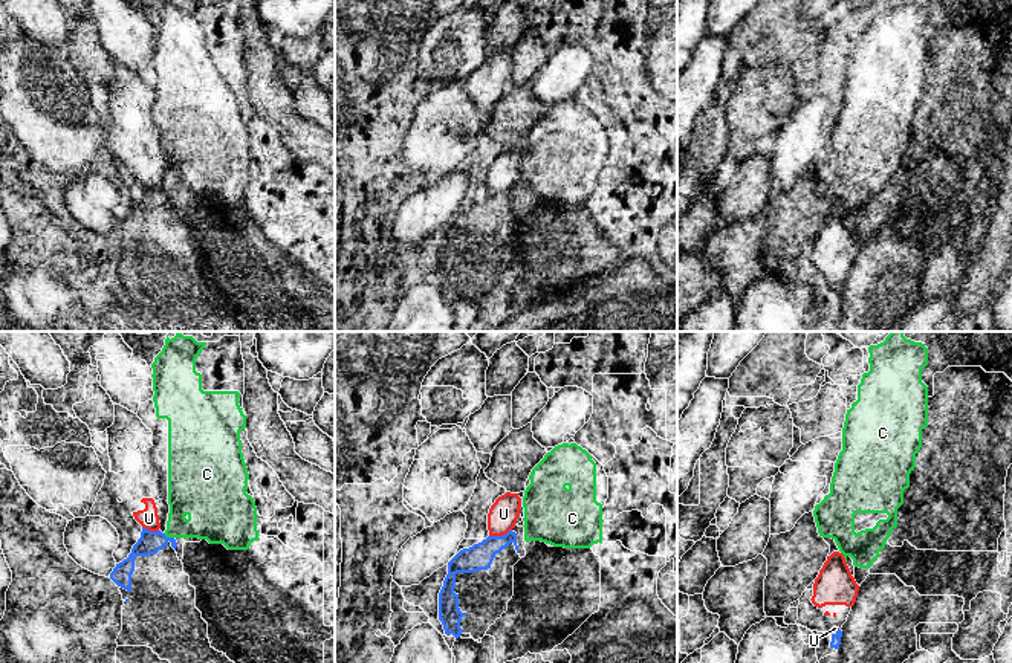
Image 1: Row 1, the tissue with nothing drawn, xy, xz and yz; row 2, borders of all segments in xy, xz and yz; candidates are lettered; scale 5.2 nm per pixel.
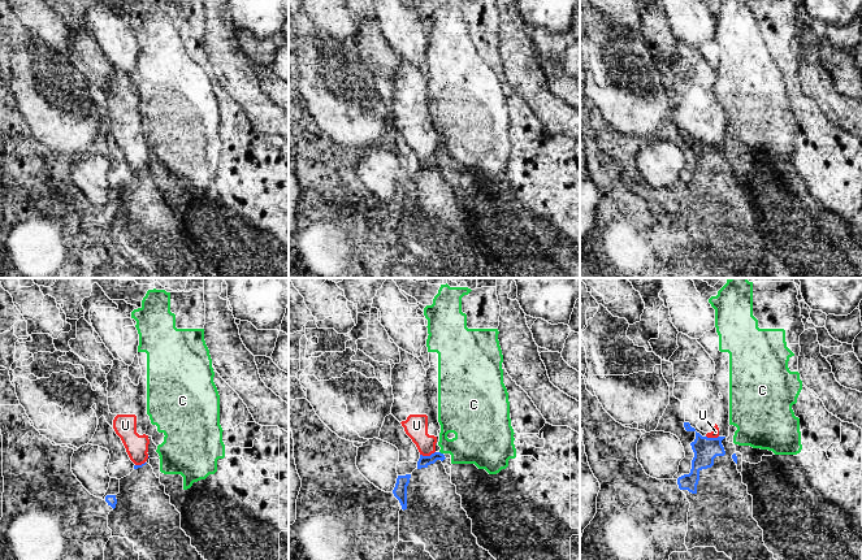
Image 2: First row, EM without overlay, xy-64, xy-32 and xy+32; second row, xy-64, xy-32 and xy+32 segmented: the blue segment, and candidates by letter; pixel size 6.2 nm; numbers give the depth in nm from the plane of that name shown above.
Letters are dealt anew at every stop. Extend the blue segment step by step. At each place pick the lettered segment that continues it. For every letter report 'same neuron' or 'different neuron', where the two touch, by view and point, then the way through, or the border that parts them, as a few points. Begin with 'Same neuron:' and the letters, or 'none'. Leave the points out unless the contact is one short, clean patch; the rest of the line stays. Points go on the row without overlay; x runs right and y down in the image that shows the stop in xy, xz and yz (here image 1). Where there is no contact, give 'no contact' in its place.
Same neuron: none
C: different neuron; contact xy (168, 196); border xy (164, 191), (173, 196)
U: different neuron; contact xz (500, 194)

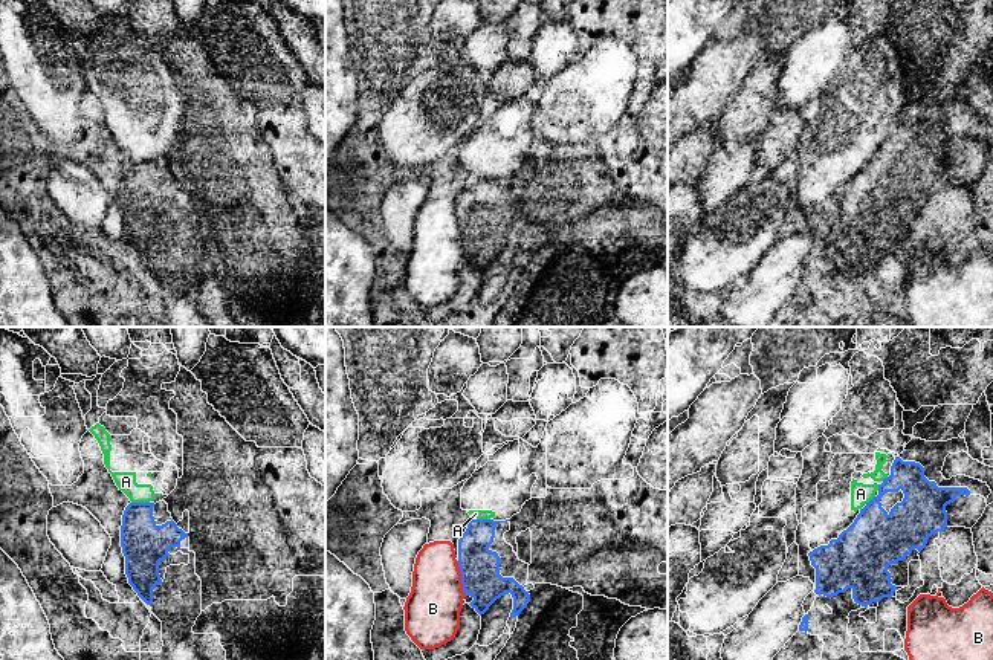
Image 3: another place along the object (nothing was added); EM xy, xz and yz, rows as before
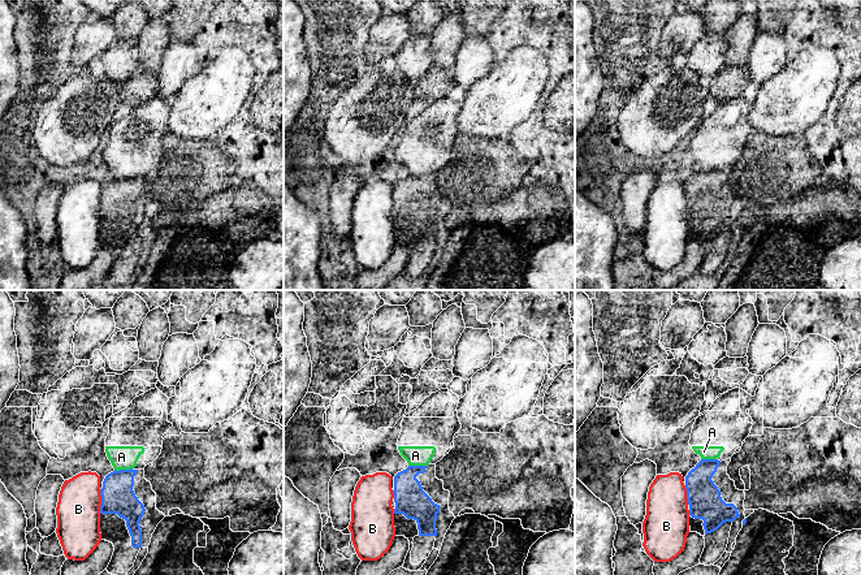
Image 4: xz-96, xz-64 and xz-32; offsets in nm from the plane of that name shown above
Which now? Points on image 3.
Same neuron: none
A: different neuron; contact xy (141, 161); border xy (132, 159), (148, 161)
B: different neuron; contact xz (462, 237)

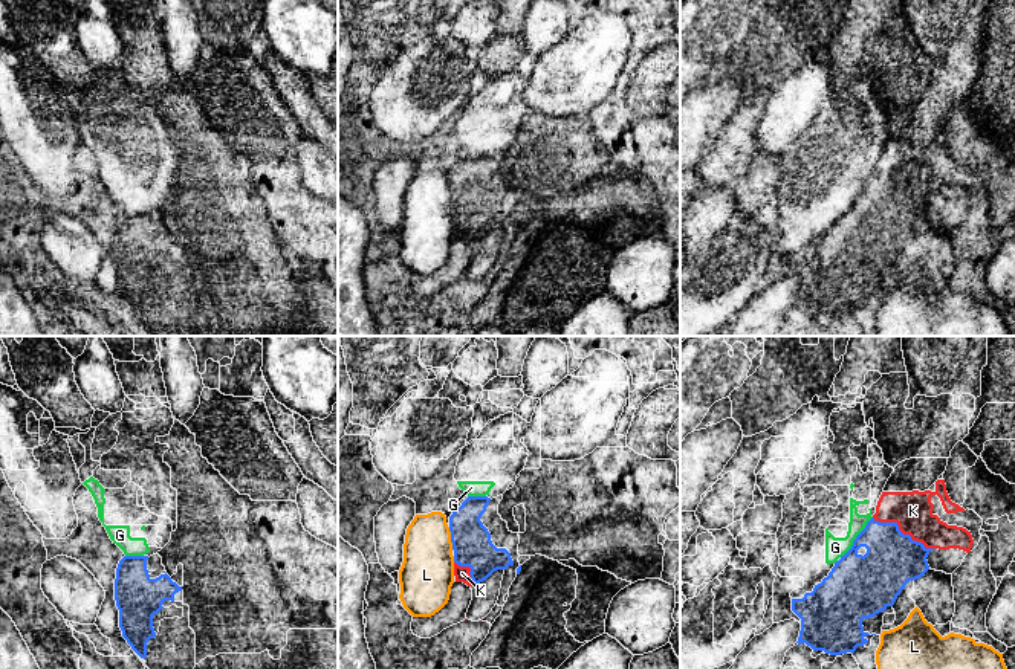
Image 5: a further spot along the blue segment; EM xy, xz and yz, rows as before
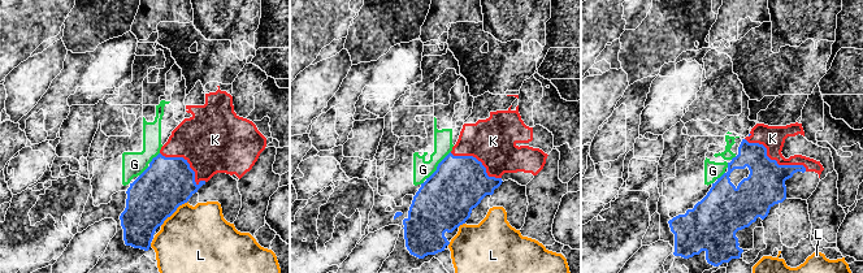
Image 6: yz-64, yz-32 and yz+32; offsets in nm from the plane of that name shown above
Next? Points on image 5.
Same neuron: K
G: different neuron; contact yz (856, 196); border yz (872, 174), (853, 202), (839, 214)
K: same neuron; contact yz (902, 191)
L: different neuron; contact xz (451, 196)

